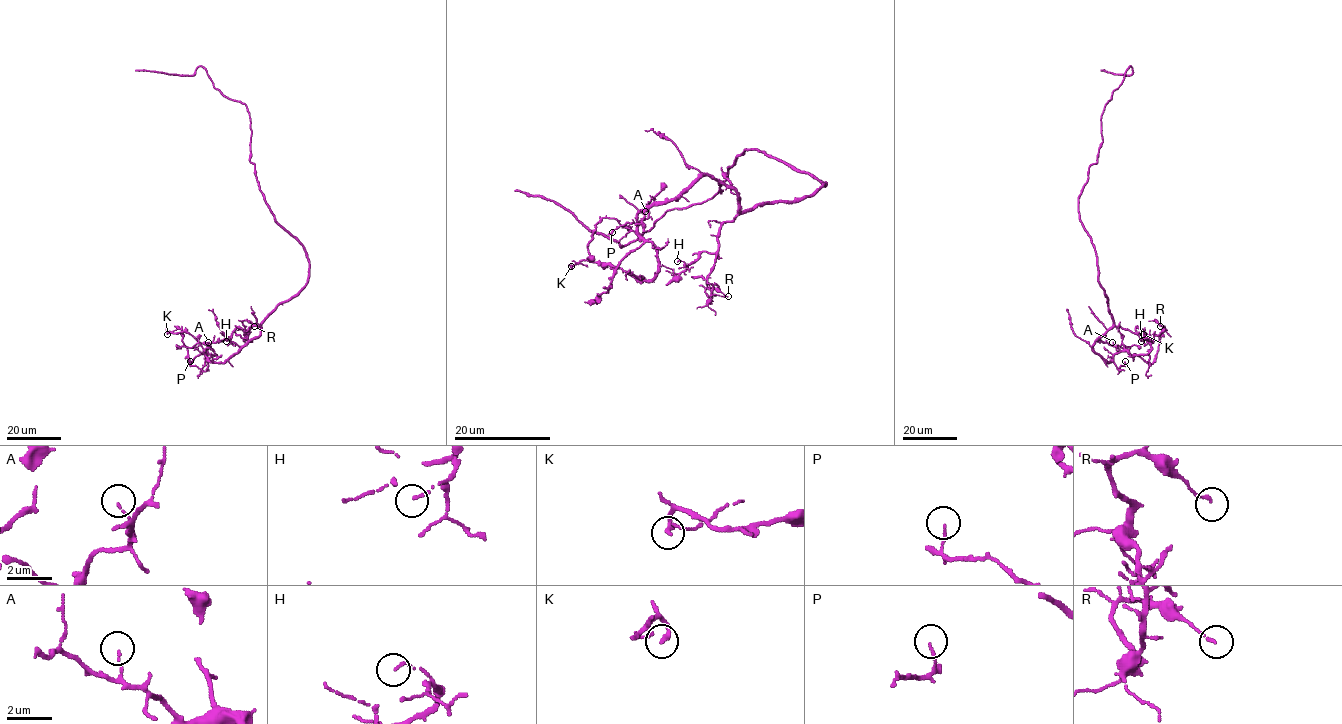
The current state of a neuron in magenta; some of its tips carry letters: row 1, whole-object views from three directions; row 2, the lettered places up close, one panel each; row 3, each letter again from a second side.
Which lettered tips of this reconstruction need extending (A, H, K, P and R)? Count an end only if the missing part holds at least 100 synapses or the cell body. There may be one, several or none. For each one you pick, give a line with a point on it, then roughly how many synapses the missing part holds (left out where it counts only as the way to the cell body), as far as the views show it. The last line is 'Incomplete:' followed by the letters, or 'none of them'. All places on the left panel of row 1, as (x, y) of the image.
Incomplete: none of them

